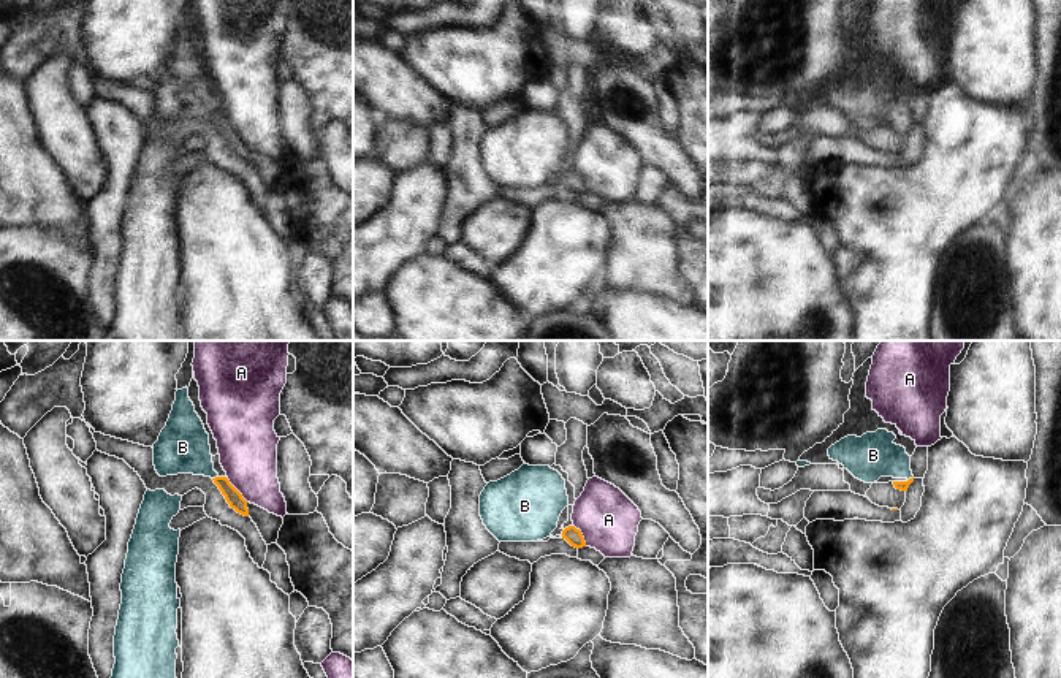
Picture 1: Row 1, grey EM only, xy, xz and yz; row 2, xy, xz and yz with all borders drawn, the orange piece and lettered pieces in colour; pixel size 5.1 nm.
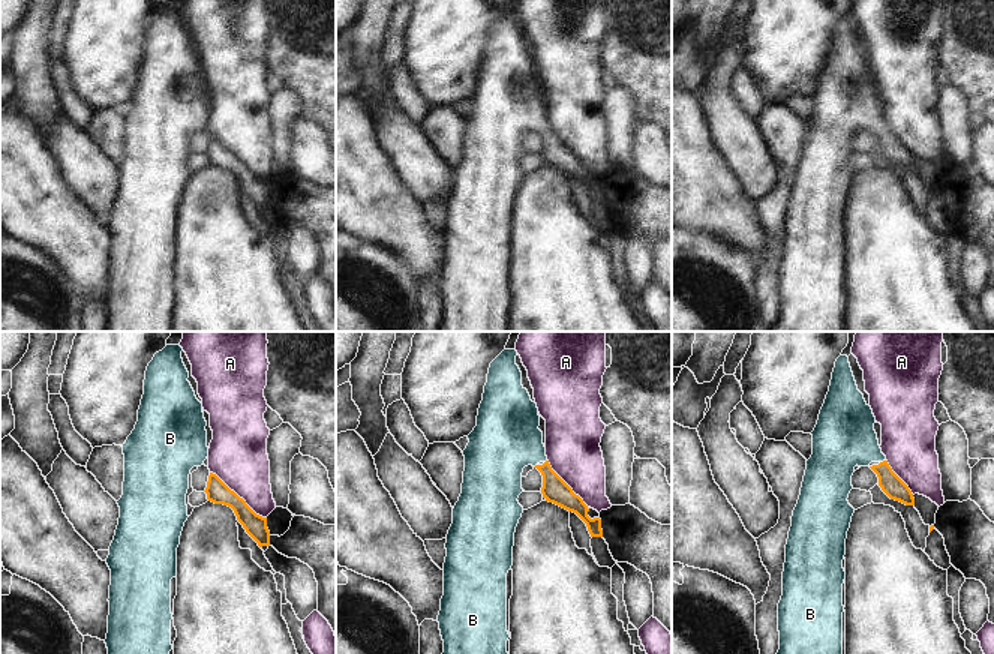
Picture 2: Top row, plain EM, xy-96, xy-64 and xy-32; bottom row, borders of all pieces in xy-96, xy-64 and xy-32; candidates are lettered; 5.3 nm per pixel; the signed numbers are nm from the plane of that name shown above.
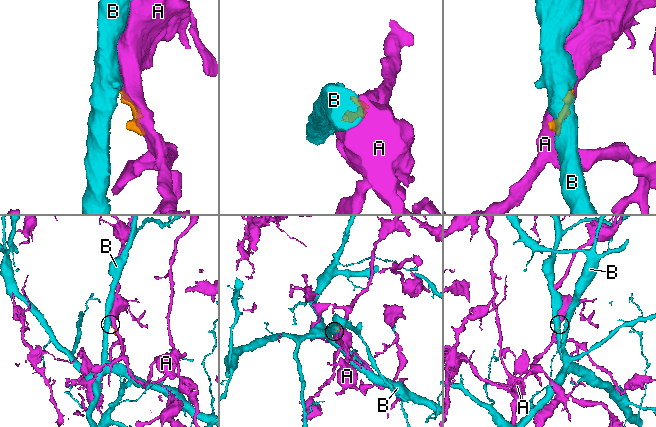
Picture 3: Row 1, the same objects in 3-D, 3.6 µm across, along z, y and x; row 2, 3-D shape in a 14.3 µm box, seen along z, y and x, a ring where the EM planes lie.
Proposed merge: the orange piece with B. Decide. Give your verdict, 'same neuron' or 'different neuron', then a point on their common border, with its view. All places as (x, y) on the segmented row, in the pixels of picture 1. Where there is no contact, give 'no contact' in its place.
same neuron; meets orange in xy at (216, 477)

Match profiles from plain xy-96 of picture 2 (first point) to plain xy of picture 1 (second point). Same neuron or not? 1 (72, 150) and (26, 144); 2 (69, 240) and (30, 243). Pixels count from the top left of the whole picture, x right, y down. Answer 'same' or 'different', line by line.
1: different
2: different

